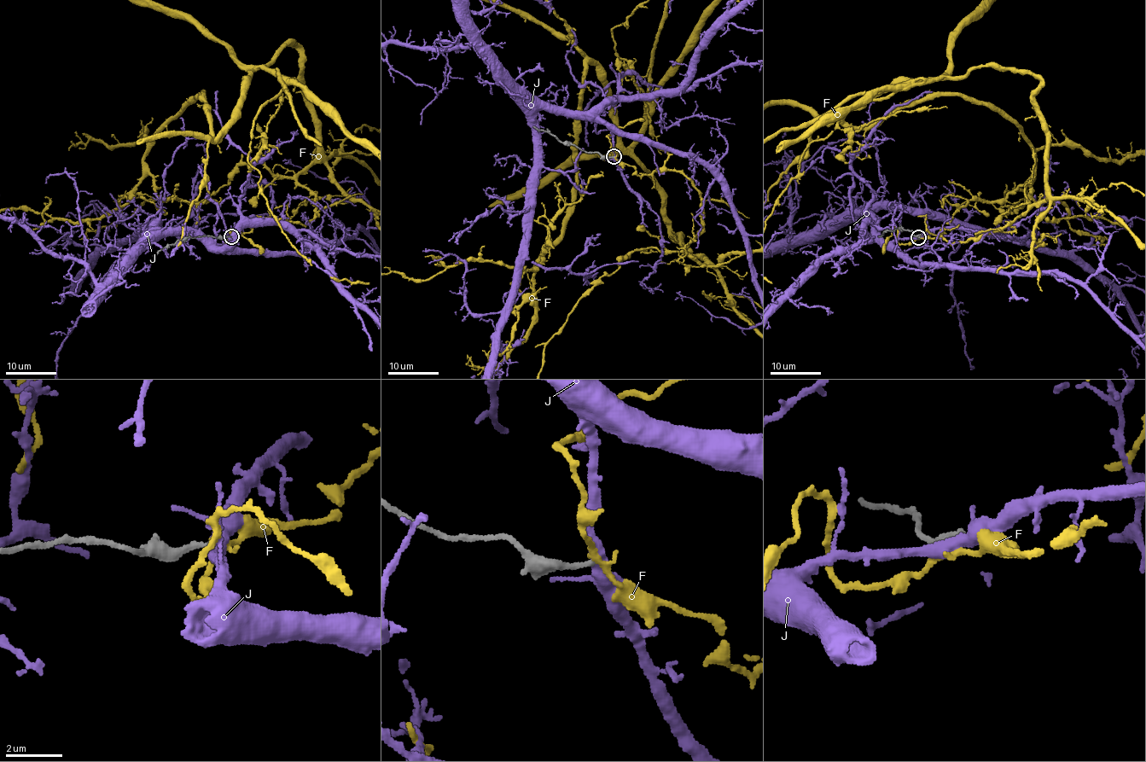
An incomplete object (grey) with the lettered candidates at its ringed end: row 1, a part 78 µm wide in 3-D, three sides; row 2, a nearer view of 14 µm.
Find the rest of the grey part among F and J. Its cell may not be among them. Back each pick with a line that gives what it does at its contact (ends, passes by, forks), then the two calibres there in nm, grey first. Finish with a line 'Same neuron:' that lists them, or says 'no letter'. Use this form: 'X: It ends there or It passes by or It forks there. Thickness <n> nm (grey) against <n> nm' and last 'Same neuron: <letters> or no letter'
Same neuron: no letter

